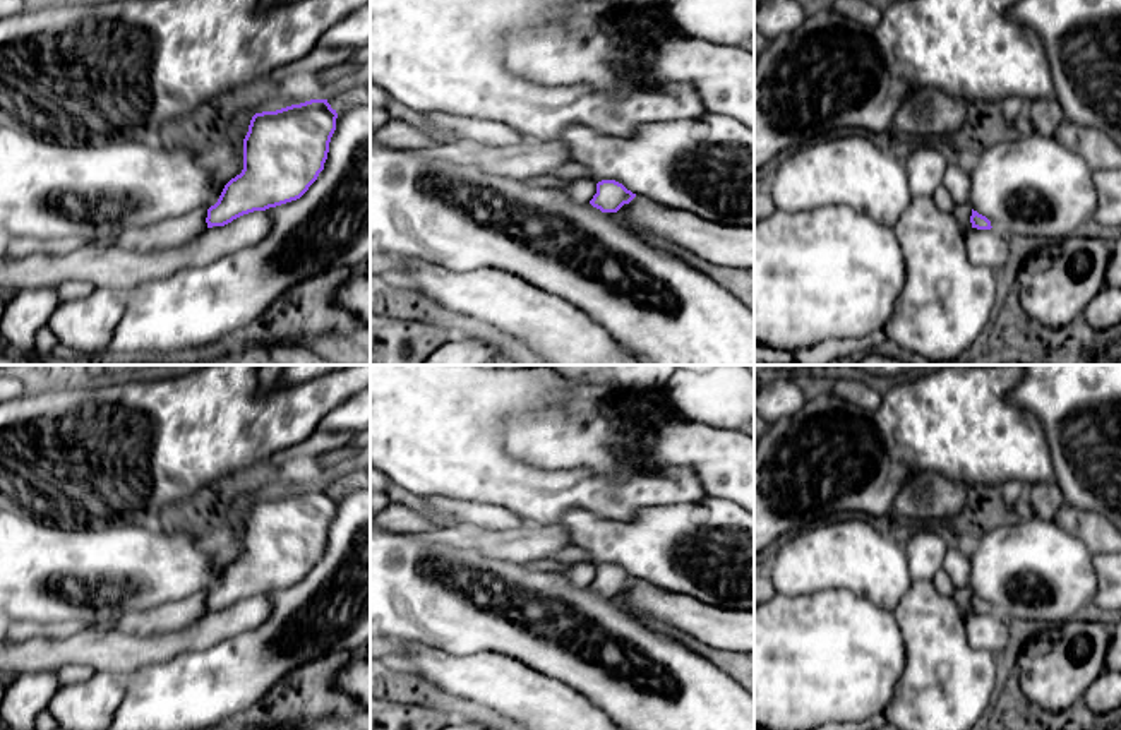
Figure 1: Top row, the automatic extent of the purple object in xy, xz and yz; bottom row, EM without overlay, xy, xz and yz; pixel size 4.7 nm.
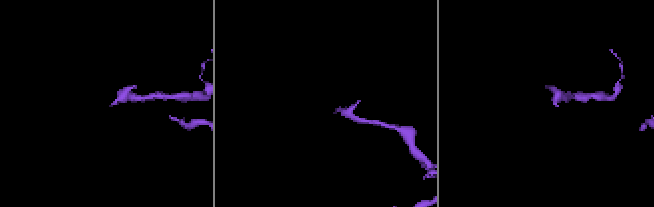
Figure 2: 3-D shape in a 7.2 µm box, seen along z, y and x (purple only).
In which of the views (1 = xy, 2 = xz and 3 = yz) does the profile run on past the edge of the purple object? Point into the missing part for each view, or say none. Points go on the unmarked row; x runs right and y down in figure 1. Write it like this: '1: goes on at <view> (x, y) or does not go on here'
1: does not go on here
2: does not go on here
3: does not go on here

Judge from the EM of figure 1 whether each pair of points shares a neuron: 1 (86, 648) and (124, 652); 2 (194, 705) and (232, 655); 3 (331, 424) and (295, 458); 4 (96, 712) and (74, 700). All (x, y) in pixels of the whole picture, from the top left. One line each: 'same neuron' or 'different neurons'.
1: same neuron
2: same neuron
3: different neurons
4: same neuron

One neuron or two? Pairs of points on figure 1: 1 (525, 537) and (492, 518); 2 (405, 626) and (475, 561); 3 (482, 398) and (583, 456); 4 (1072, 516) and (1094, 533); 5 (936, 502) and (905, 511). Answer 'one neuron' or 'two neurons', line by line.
1: two neurons
2: one neuron
3: two neurons
4: one neuron
5: one neuron

